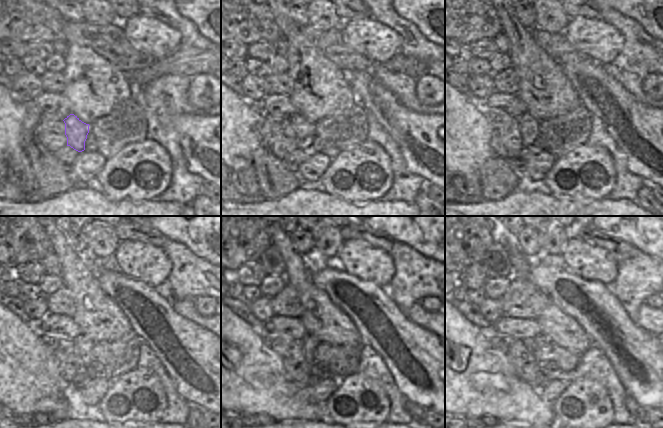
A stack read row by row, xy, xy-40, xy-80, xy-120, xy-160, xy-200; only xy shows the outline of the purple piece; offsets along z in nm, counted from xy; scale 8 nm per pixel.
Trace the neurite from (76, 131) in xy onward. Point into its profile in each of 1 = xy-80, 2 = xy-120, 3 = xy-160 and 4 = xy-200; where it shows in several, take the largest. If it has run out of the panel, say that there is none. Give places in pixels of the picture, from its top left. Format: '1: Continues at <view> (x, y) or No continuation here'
1: Continues at xy-80 (529, 127)
2: Continues at xy-120 (83, 345)
3: Continues at xy-160 (309, 343)
4: Continues at xy-200 (539, 341).

